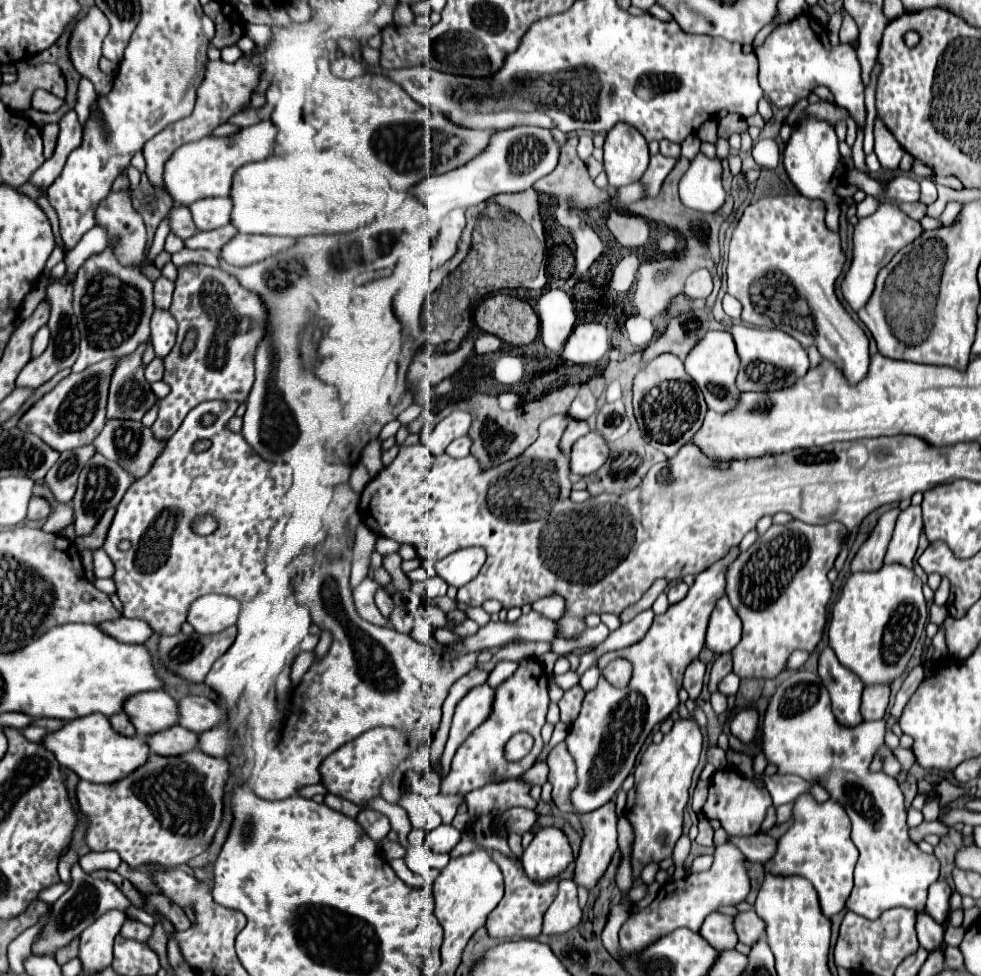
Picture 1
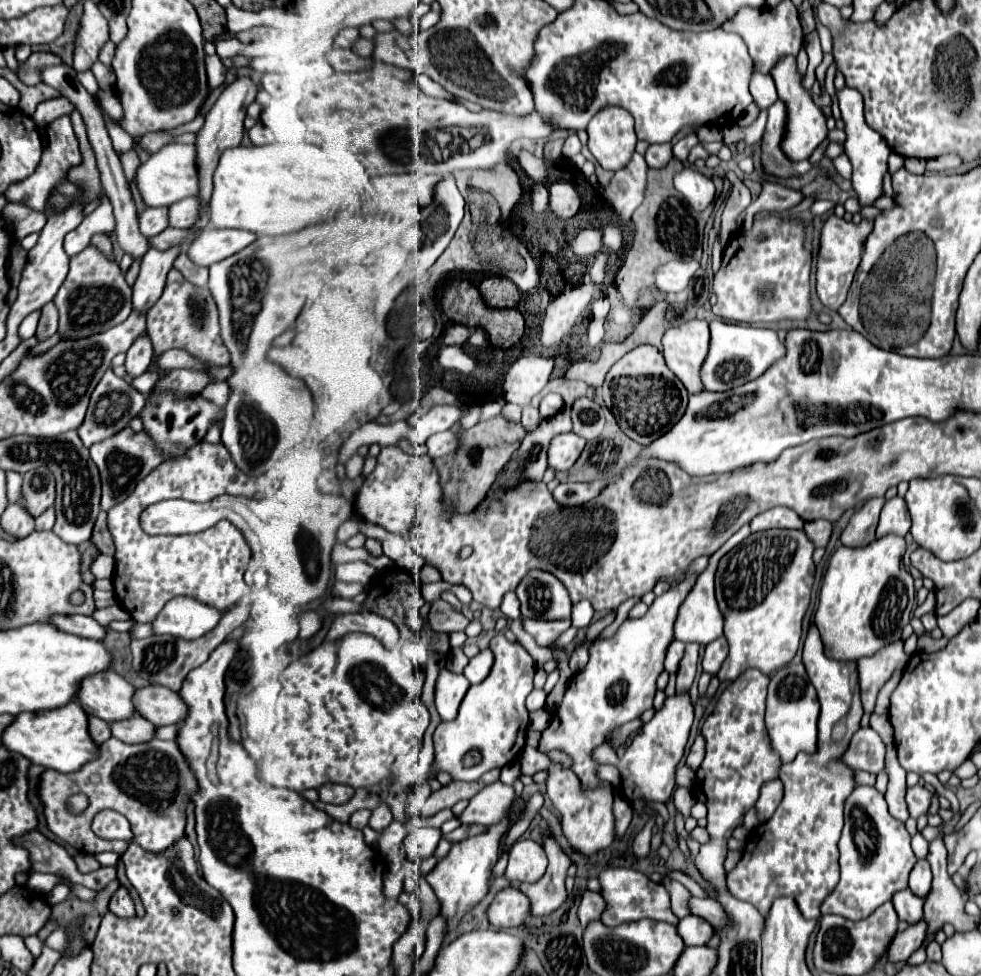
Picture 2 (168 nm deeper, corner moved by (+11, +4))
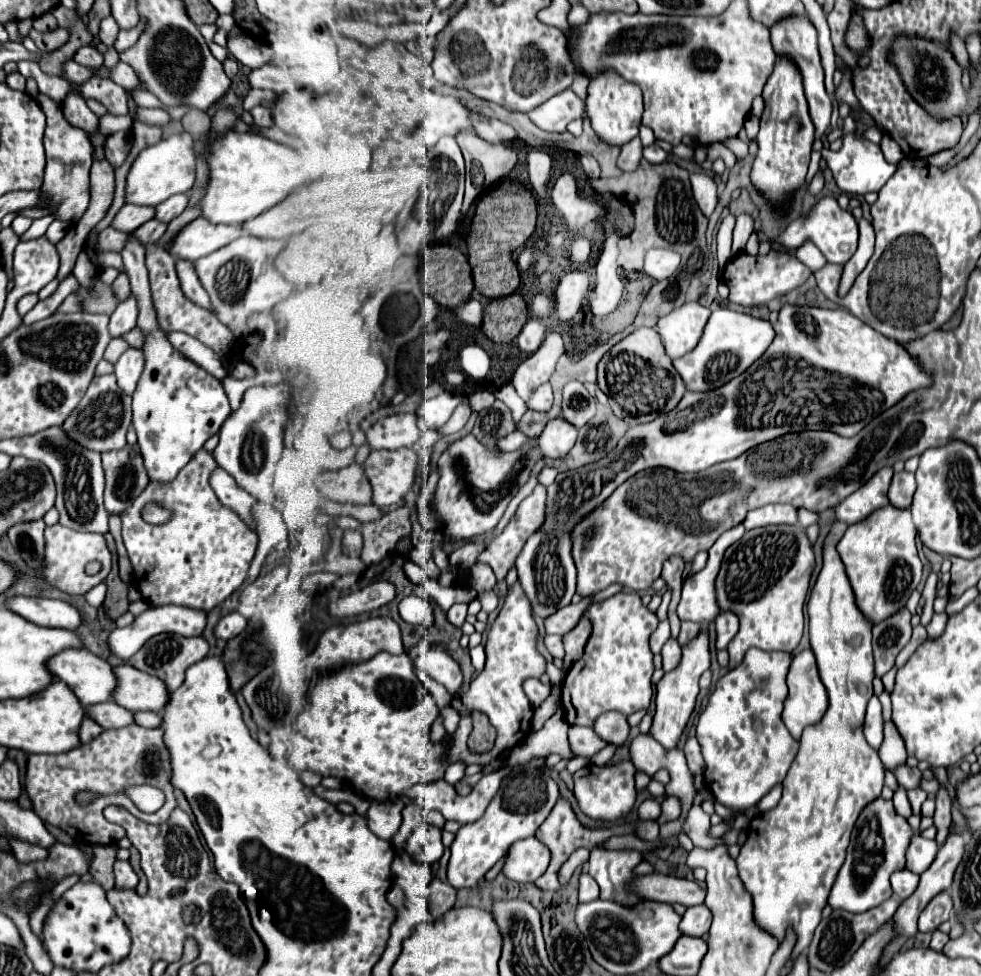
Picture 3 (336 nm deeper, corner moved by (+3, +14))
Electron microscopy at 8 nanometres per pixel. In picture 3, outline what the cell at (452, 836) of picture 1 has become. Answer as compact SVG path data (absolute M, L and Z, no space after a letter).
M421 823L413 829L411 837L405 843L405 851L413 857L413 861L423 865L433 865L443 855L443 843L441 843L441 829Z

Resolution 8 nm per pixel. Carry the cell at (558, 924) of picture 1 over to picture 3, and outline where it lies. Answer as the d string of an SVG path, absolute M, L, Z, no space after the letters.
M559 799L557 805L553 807L553 813L547 817L547 821L541 825L541 829L537 829L535 837L547 845L547 849L551 851L551 863L547 867L547 871L535 881L535 885L539 889L545 889L545 891L557 891L561 885L559 885L559 879L557 879L557 871L559 867L565 863L565 859L579 847L585 847L585 849L593 849L597 847L597 843L603 843L607 841L609 837L613 835L629 835L633 833L633 825L631 823L621 823L621 825L615 825L615 827L599 827L599 829L589 829L589 827L583 827L579 823L579 819L575 817L573 809L571 809L571 803L567 799Z

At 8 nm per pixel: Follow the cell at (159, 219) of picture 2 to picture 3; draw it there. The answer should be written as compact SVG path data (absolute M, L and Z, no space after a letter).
M123 205L115 219L111 221L111 227L123 233L129 233L137 229L137 225L143 225L145 221L153 219L153 207L139 207L139 205Z

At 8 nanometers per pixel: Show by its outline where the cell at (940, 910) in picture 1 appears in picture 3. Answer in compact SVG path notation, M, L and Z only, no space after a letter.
M915 833L911 837L911 843L907 847L907 853L905 853L905 867L913 873L923 873L931 863L933 863L933 857L937 855L937 841L931 841L931 839L925 839L921 837L919 833Z

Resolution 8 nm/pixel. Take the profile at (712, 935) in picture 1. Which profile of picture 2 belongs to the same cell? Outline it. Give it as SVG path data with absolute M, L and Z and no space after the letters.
M687 915L685 919L681 919L677 929L687 945L707 945L709 939L715 935L715 929L697 915Z

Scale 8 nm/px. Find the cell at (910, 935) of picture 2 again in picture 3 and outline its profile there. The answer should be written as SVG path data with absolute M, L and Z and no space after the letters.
M949 891L937 893L919 915L919 931L935 931L943 921L949 919L951 909L953 909L953 903L951 903Z

